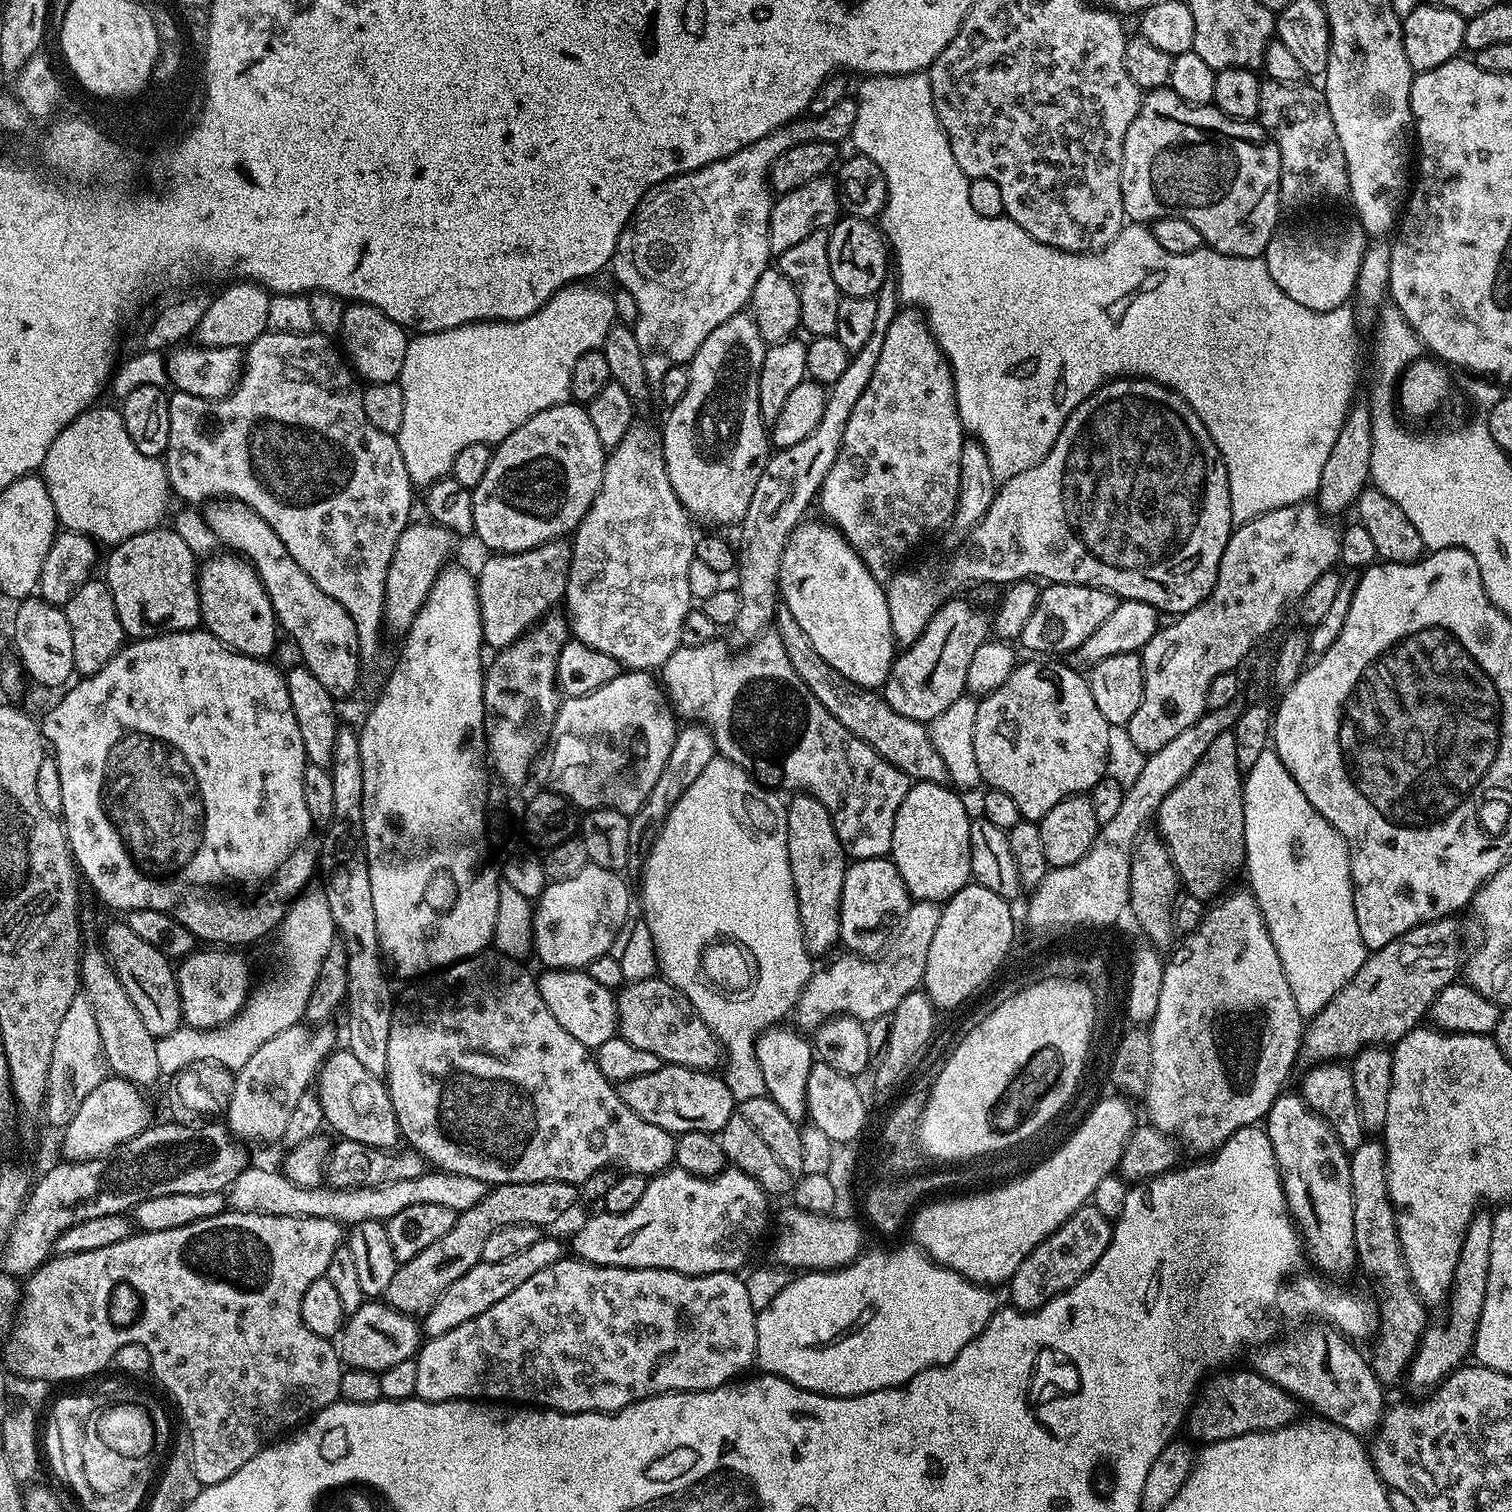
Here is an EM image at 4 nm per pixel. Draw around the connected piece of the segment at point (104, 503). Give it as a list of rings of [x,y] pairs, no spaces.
[[[119,407],[91,408],[81,412],[54,438],[46,469],[56,486],[54,499],[59,511],[111,537],[117,545],[135,532],[153,527],[167,510],[170,472],[156,457],[159,455],[149,454],[130,434]]]

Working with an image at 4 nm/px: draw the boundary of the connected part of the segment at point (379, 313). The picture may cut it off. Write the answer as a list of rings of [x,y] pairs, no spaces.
[[[352,303],[345,307],[342,333],[344,332],[345,345],[343,344],[343,347],[346,349],[355,371],[368,382],[399,377],[406,346],[410,339],[409,333],[404,333],[403,326],[405,327],[405,325],[397,317],[385,312],[378,304]]]

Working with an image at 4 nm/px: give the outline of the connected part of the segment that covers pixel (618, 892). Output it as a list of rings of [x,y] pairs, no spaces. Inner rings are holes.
[[[588,864],[561,880],[552,880],[534,904],[532,932],[544,952],[588,960],[600,955],[628,916],[628,884],[612,868]]]

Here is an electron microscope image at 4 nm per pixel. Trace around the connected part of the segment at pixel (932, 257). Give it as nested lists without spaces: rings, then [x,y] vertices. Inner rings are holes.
[[[908,70],[903,74],[872,74],[867,77],[868,80],[860,88],[860,96],[856,100],[856,121],[852,127],[852,134],[850,137],[851,143],[854,142],[855,151],[866,152],[872,156],[876,165],[884,172],[884,181],[886,182],[886,190],[888,195],[885,196],[882,205],[882,211],[879,223],[882,225],[883,235],[886,237],[887,243],[890,245],[891,255],[894,257],[894,264],[896,260],[896,267],[894,272],[899,279],[899,299],[906,302],[912,299],[916,305],[922,309],[923,315],[926,317],[926,323],[932,330],[932,335],[935,336],[940,348],[943,349],[945,356],[948,357],[948,365],[952,368],[952,381],[956,387],[956,405],[960,411],[960,423],[964,425],[969,433],[974,434],[975,438],[980,441],[984,447],[985,454],[989,458],[989,466],[992,468],[993,473],[999,474],[1001,477],[1007,478],[1017,471],[1021,466],[1027,465],[1029,462],[1035,461],[1037,458],[1049,452],[1052,448],[1052,443],[1058,438],[1058,434],[1062,430],[1062,426],[1066,422],[1066,418],[1072,413],[1072,408],[1089,390],[1097,387],[1103,378],[1111,377],[1113,374],[1128,374],[1133,368],[1133,373],[1143,374],[1148,378],[1155,378],[1182,393],[1182,395],[1189,400],[1194,406],[1196,413],[1204,419],[1204,424],[1210,430],[1210,434],[1214,438],[1216,448],[1220,451],[1221,457],[1224,461],[1224,469],[1228,472],[1228,497],[1232,503],[1232,511],[1237,517],[1252,517],[1261,510],[1278,506],[1282,503],[1287,503],[1305,496],[1306,492],[1312,493],[1319,489],[1320,475],[1322,474],[1322,466],[1326,466],[1326,458],[1330,454],[1330,446],[1334,446],[1334,438],[1338,434],[1338,430],[1342,426],[1344,417],[1347,416],[1350,407],[1350,401],[1353,399],[1352,387],[1356,384],[1356,348],[1352,345],[1352,320],[1354,321],[1354,312],[1351,307],[1344,306],[1338,312],[1332,312],[1331,315],[1317,316],[1316,313],[1304,312],[1297,308],[1290,308],[1290,301],[1287,297],[1280,293],[1280,289],[1276,288],[1275,284],[1268,279],[1268,274],[1264,270],[1263,264],[1259,264],[1260,258],[1257,256],[1244,256],[1233,255],[1230,252],[1217,252],[1211,246],[1201,246],[1194,248],[1191,251],[1185,252],[1172,252],[1162,246],[1162,242],[1158,242],[1158,238],[1152,233],[1151,227],[1140,224],[1132,224],[1132,222],[1125,223],[1124,227],[1119,232],[1111,237],[1112,244],[1105,246],[1101,252],[1063,252],[1060,248],[1055,248],[1052,244],[1043,244],[1040,240],[1035,240],[1033,233],[1019,224],[1017,220],[1013,220],[1004,214],[997,214],[995,216],[984,216],[971,205],[970,195],[967,194],[969,177],[960,169],[958,162],[952,156],[952,151],[948,145],[948,135],[944,133],[944,127],[940,124],[938,114],[934,110],[934,102],[932,101],[932,83],[928,81],[927,75],[920,70]],[[928,156],[936,156],[928,164]],[[912,188],[928,188],[920,196],[920,201],[912,208]],[[1224,420],[1226,428],[1220,428],[1220,422]],[[1228,430],[1234,430],[1234,436],[1226,436]]]

